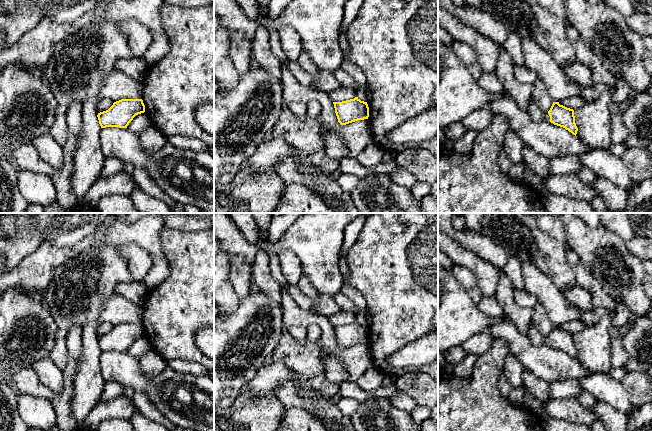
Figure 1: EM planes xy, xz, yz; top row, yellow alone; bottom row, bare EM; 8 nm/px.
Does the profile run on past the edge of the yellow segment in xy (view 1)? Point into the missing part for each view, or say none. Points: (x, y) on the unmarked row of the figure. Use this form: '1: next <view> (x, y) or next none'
1: next none

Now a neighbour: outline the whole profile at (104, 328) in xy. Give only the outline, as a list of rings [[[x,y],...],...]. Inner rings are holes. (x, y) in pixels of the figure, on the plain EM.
[[[102,322],[99,324],[97,329],[97,336],[103,336],[108,334],[112,329],[114,325],[112,325],[110,322]]]

